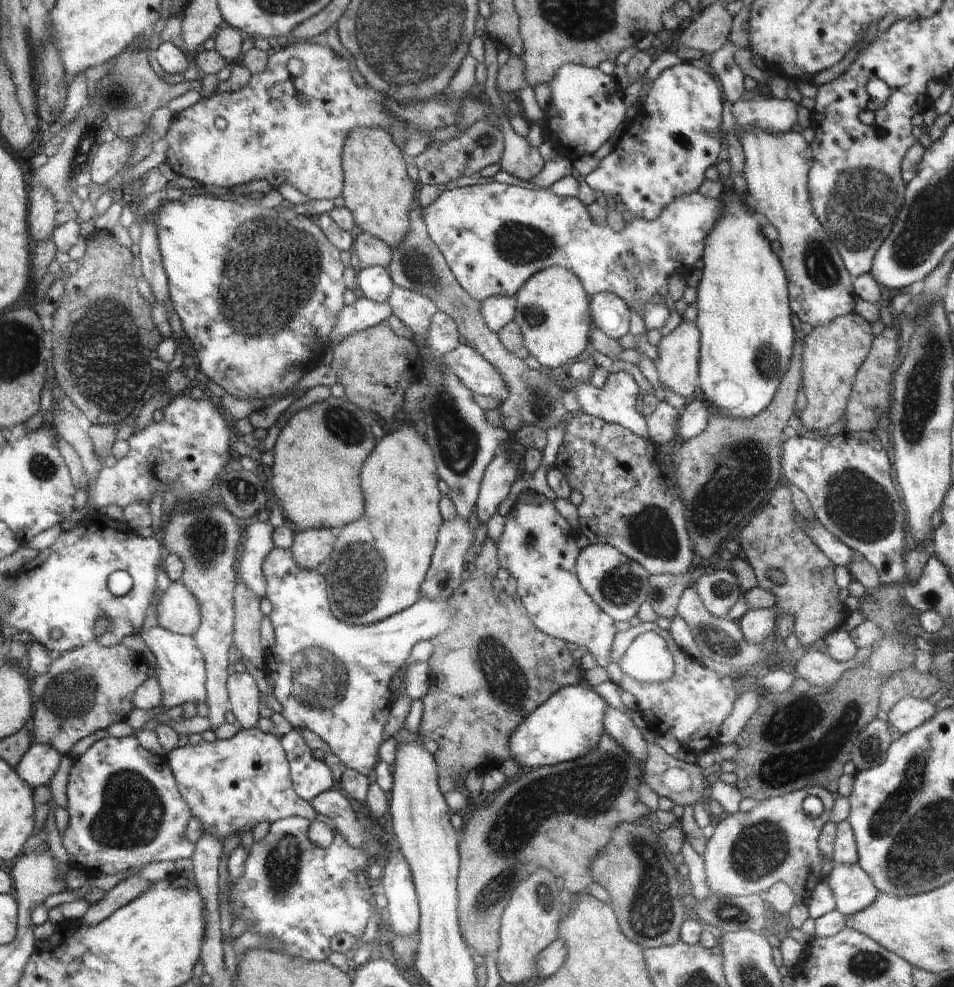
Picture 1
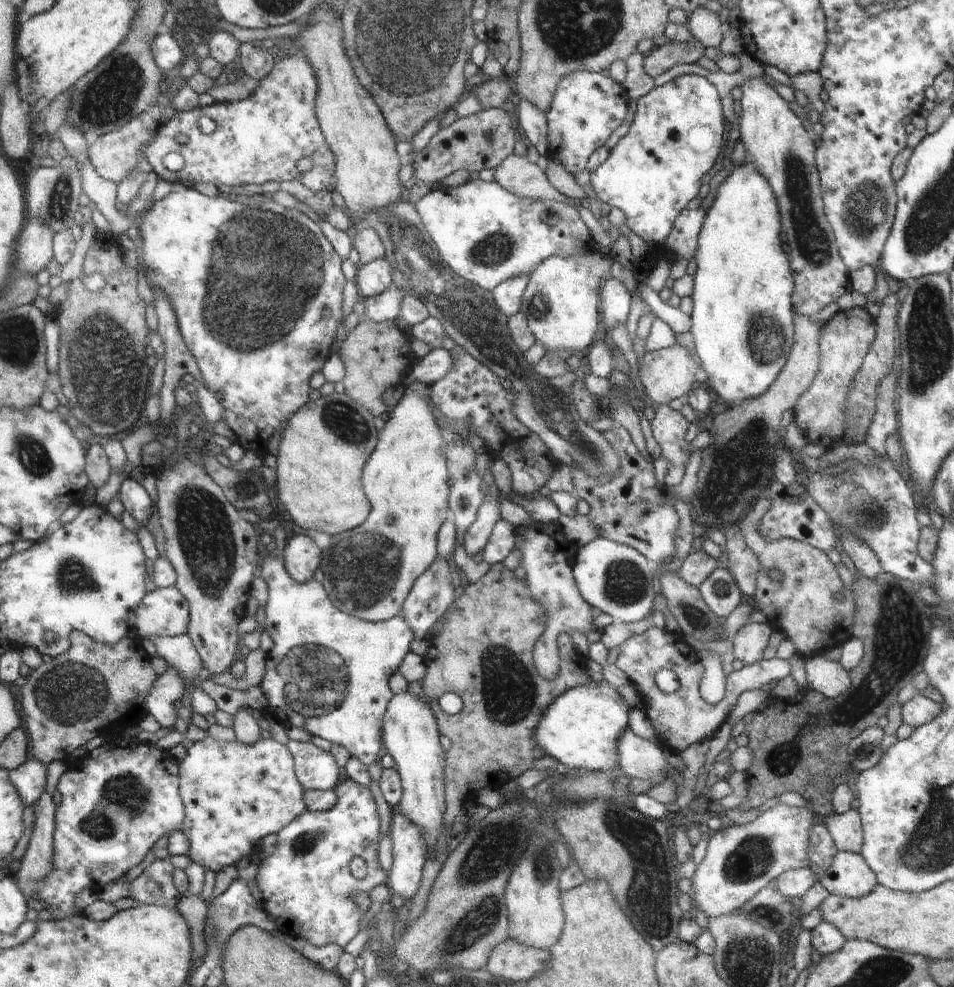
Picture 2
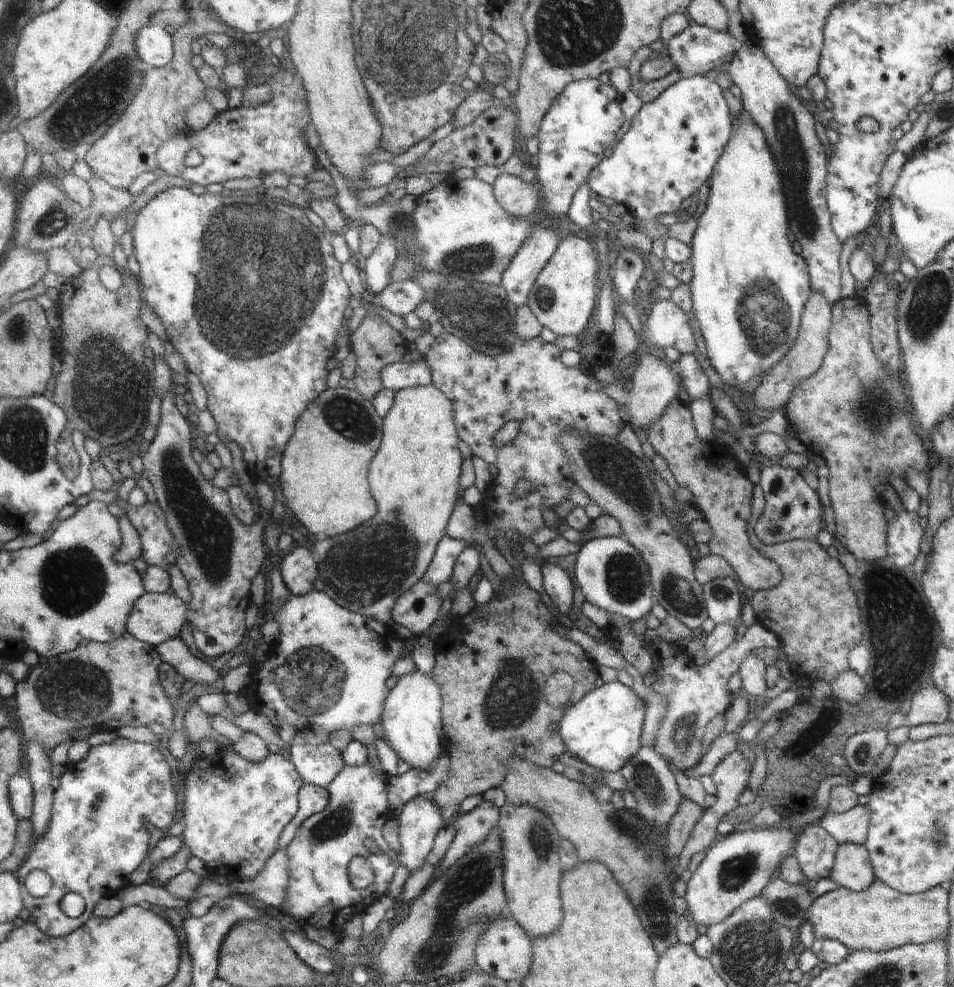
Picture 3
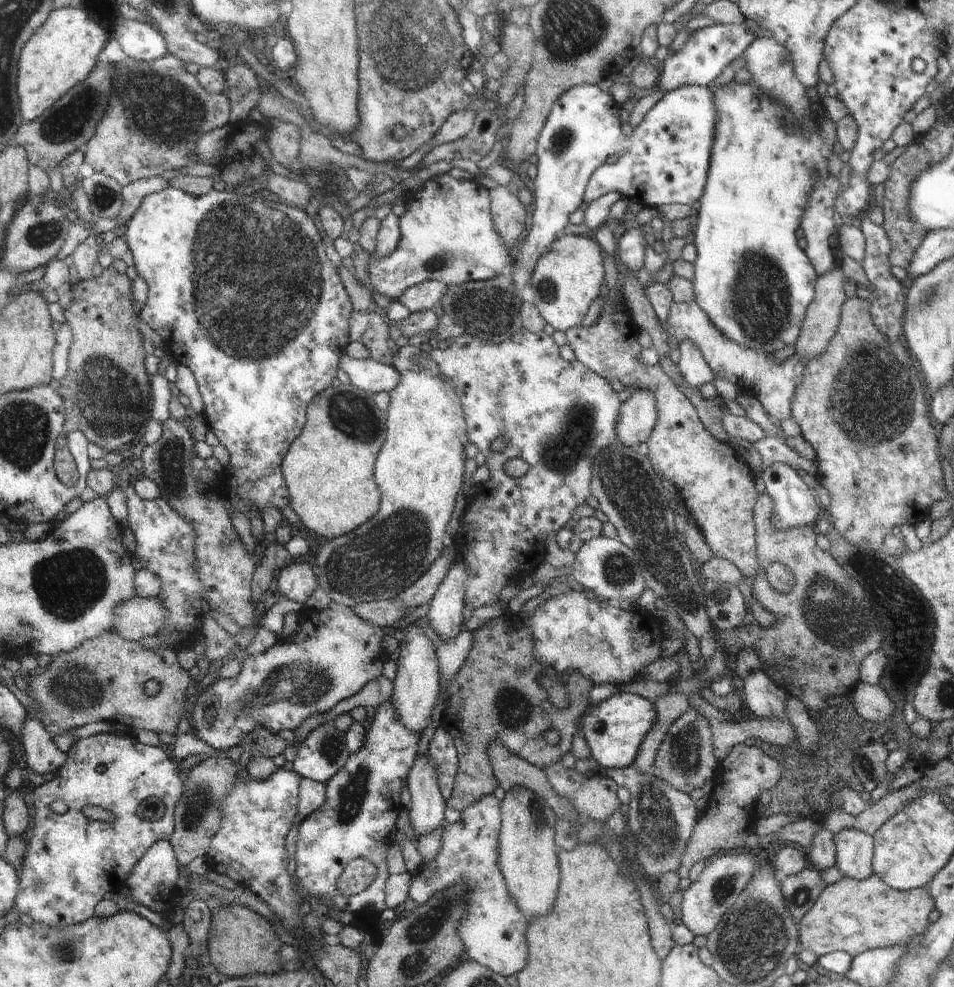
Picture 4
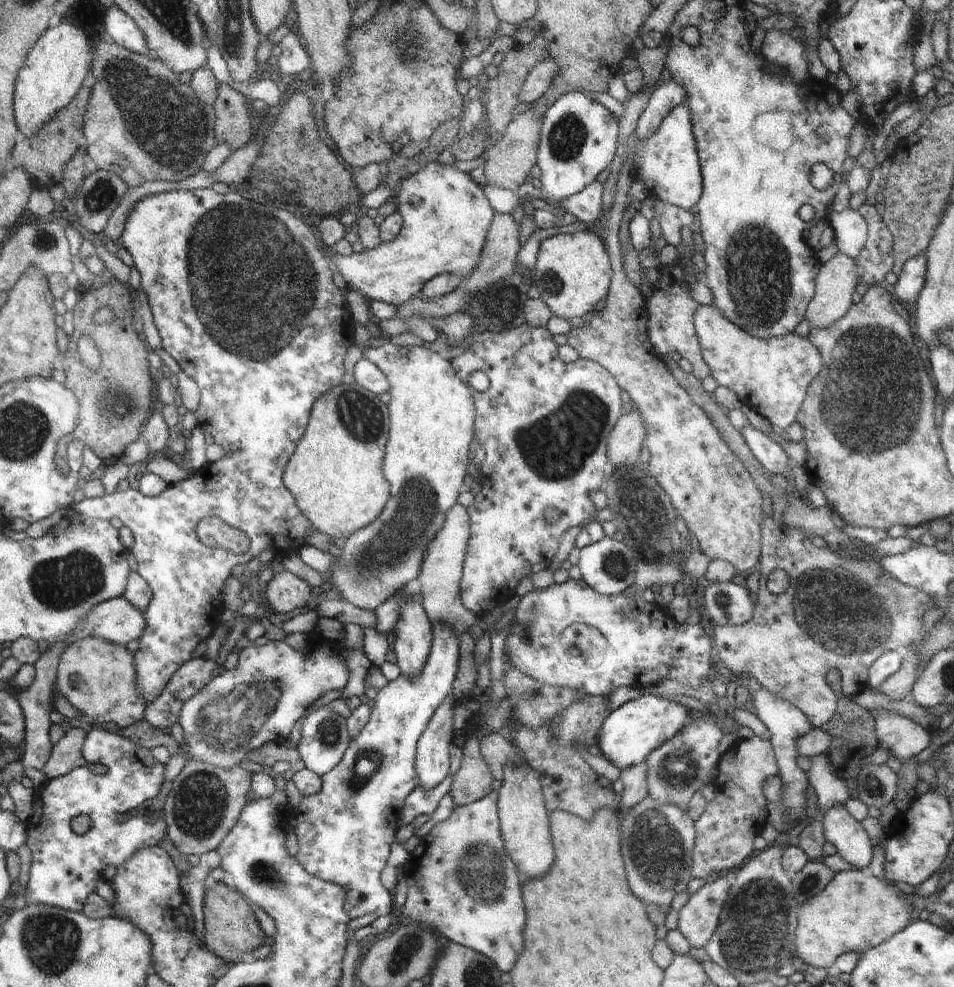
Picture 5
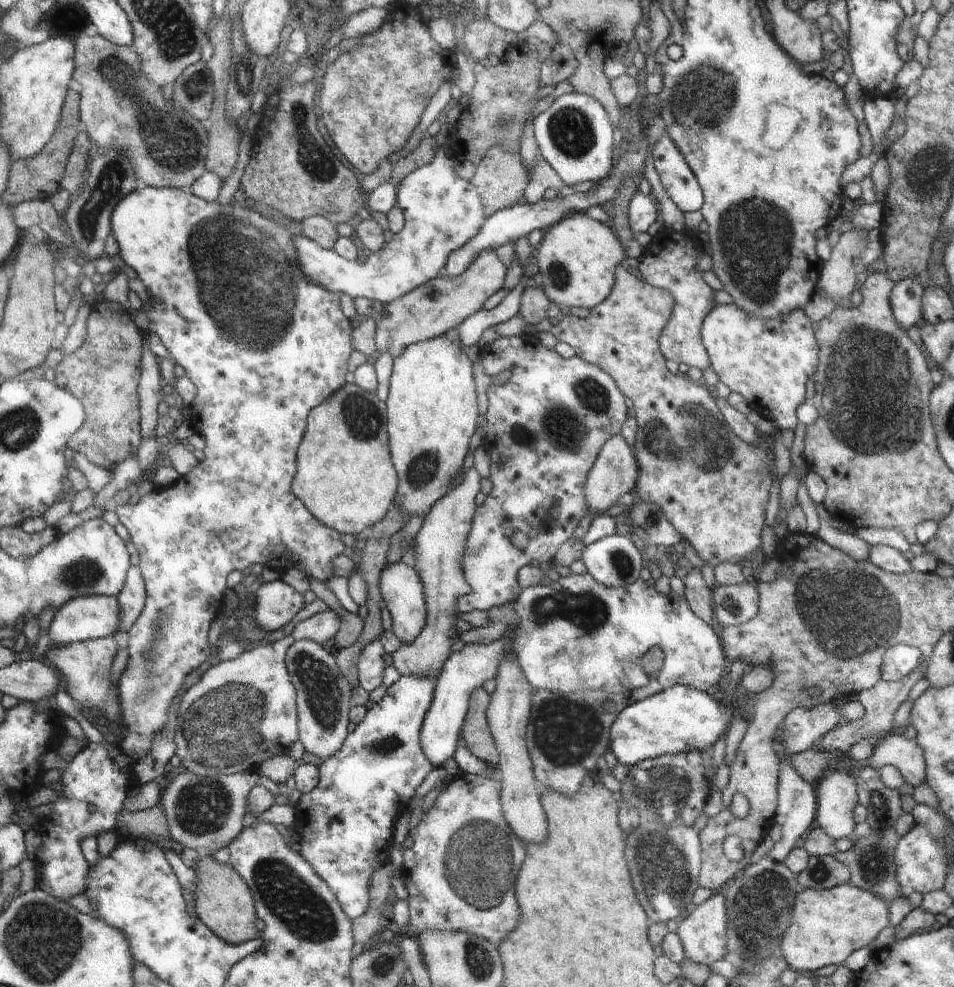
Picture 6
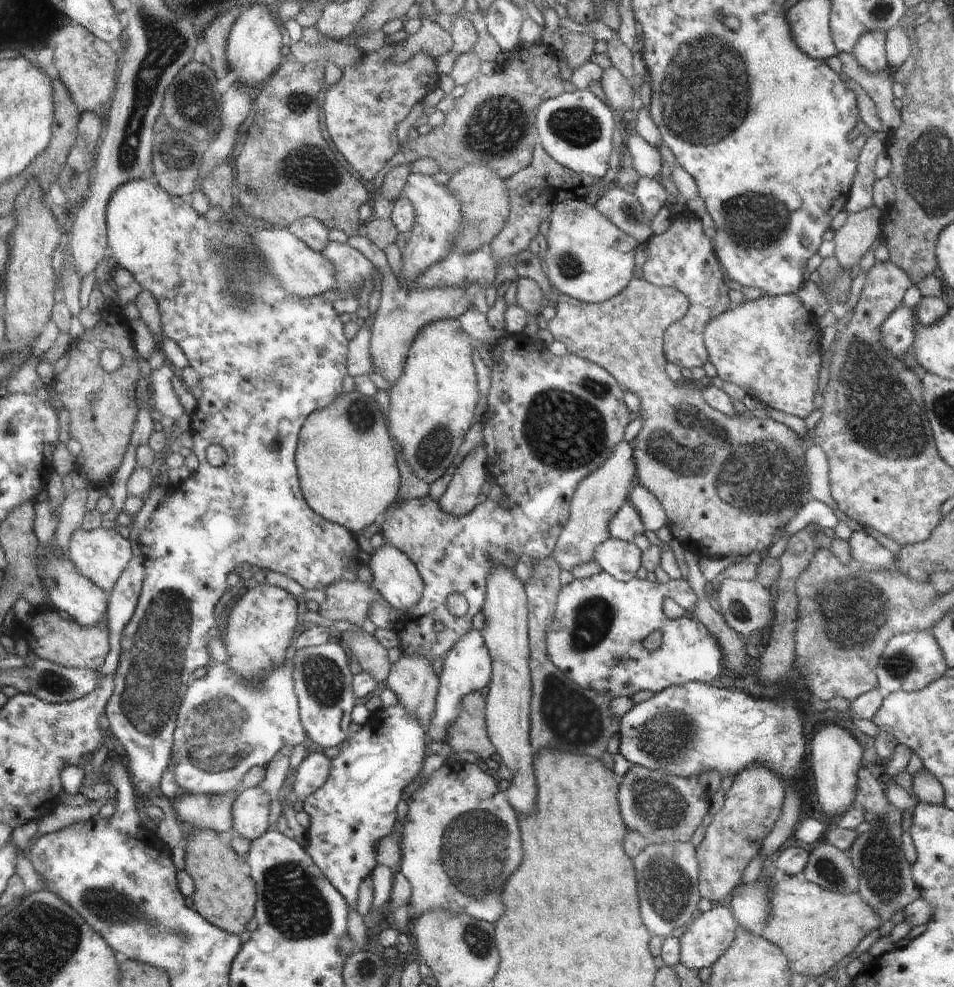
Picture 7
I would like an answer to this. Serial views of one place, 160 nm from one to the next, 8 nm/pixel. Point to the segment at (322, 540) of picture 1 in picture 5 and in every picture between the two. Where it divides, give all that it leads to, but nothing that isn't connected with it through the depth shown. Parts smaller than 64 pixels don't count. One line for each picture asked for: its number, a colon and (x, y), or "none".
2: (302, 557)
3: (298, 568)
4: (296, 581)
5: (285, 592)

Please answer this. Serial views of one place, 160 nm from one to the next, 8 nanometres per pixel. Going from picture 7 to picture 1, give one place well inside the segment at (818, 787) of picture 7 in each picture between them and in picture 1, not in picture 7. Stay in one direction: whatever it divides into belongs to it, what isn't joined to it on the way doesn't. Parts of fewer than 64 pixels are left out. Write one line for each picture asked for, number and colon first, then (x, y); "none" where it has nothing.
1: (854, 892)
2: (849, 875)
3: (852, 868)
4: (855, 848)
5: (852, 842)
6: (837, 797)

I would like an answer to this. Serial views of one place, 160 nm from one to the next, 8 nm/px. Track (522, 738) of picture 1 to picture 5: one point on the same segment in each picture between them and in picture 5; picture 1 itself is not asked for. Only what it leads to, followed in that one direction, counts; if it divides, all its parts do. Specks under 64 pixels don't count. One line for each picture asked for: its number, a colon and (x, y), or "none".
2: (581, 729)
3: (602, 729)
4: (613, 730)
5: (628, 736)

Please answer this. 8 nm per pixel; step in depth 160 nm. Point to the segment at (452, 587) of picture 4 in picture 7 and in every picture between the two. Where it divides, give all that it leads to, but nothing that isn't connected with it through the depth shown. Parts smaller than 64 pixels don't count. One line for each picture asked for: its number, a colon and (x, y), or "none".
5: (344, 832)
6: (345, 822)
7: (356, 807)

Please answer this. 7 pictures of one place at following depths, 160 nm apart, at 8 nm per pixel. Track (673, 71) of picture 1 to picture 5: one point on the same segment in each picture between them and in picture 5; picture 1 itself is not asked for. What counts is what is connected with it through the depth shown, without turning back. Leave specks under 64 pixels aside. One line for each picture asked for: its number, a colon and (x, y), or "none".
2: (676, 135)
3: (673, 143)
4: (669, 161)
5: (669, 165)

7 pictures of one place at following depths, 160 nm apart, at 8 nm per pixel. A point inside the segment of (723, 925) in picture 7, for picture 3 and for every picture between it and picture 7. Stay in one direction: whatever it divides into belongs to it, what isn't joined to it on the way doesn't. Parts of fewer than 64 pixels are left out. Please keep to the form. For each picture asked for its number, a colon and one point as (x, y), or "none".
3: (741, 865)
4: (720, 884)
5: (697, 922)
6: (702, 933)

